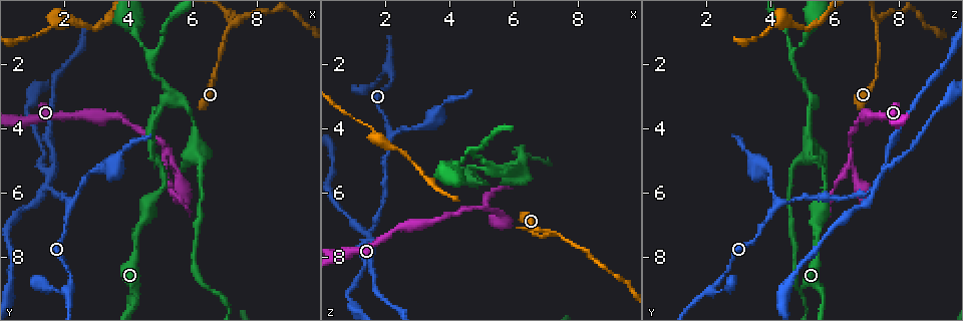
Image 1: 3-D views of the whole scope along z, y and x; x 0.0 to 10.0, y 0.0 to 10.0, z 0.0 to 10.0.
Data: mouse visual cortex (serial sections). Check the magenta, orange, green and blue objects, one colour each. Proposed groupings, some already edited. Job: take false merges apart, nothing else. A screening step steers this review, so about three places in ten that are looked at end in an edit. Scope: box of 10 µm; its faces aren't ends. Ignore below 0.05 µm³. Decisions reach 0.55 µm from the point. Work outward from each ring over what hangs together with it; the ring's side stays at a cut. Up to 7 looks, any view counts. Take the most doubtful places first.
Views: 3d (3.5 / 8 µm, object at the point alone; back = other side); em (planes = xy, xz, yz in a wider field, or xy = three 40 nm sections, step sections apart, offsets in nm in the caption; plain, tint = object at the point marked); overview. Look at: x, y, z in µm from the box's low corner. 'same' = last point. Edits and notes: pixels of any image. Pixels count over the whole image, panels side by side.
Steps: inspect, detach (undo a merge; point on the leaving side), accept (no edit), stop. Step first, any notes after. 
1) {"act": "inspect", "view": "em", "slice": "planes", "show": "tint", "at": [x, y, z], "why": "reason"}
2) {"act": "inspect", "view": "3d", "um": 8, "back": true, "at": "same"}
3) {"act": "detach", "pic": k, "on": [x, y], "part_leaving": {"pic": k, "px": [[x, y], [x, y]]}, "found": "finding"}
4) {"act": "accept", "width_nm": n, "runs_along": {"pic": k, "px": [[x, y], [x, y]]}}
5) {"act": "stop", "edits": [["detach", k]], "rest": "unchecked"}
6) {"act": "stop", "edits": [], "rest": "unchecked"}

{"act": "inspect", "view": "3d", "um": 3.5, "at": [7.15, 0.65, 7.25], "why": "three arms meet"}

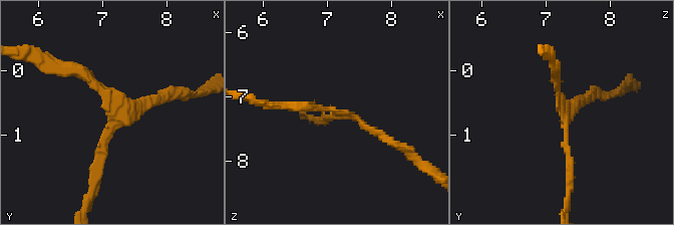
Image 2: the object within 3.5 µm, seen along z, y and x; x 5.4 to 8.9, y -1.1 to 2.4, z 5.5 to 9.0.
{"act": "inspect", "view": "em", "slice": "xy", "step": 3, "show": "tint", "at": [7.15, 0.70, 7.30], "arms": 3, "arm_widths_nm": [150, 150, 150], "why": "now the EM"}

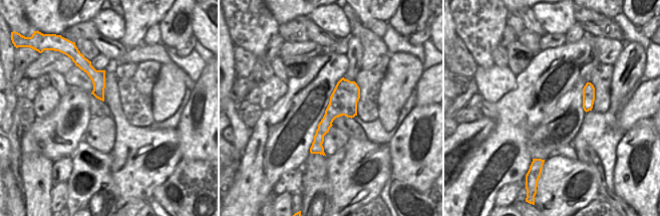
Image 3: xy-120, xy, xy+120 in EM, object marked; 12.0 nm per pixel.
{"act": "inspect", "view": "em", "slice": "xy", "step": 2, "show": "tint", "at": "same", "why": "another direction"}

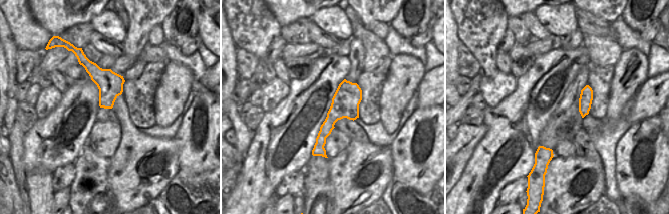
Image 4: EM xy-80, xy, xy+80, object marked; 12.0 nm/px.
{"act": "accept", "runs_along": {"pic": 4, "px": [[354, 85], [317, 147]]}, "found": "continuous, no second cell"}

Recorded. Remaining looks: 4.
{"act": "inspect", "view": "em", "slice": "xy", "step": 5, "show": "tint", "at": [5.05, 5.05, 6.45], "why": "arms part here"}

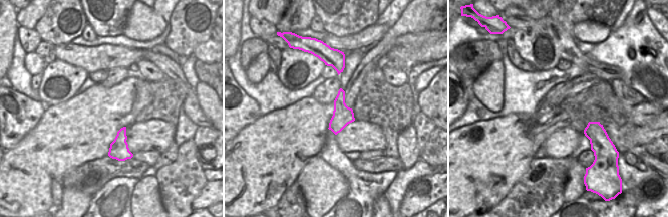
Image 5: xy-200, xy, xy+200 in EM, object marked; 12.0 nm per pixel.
{"act": "inspect", "view": "3d", "um": 3.5, "at": "same"}

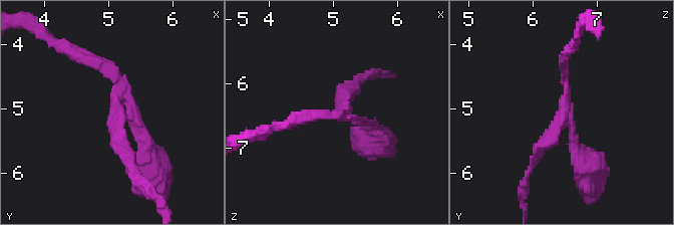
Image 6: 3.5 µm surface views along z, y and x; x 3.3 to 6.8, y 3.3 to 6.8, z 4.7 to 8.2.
{"act": "detach", "pic": 6, "on": [543, 142], "found": "a second cell is stuck on"}

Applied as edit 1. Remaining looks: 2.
{"act": "stop", "edits": [["detach", 6]], "rest": "unchecked"}

